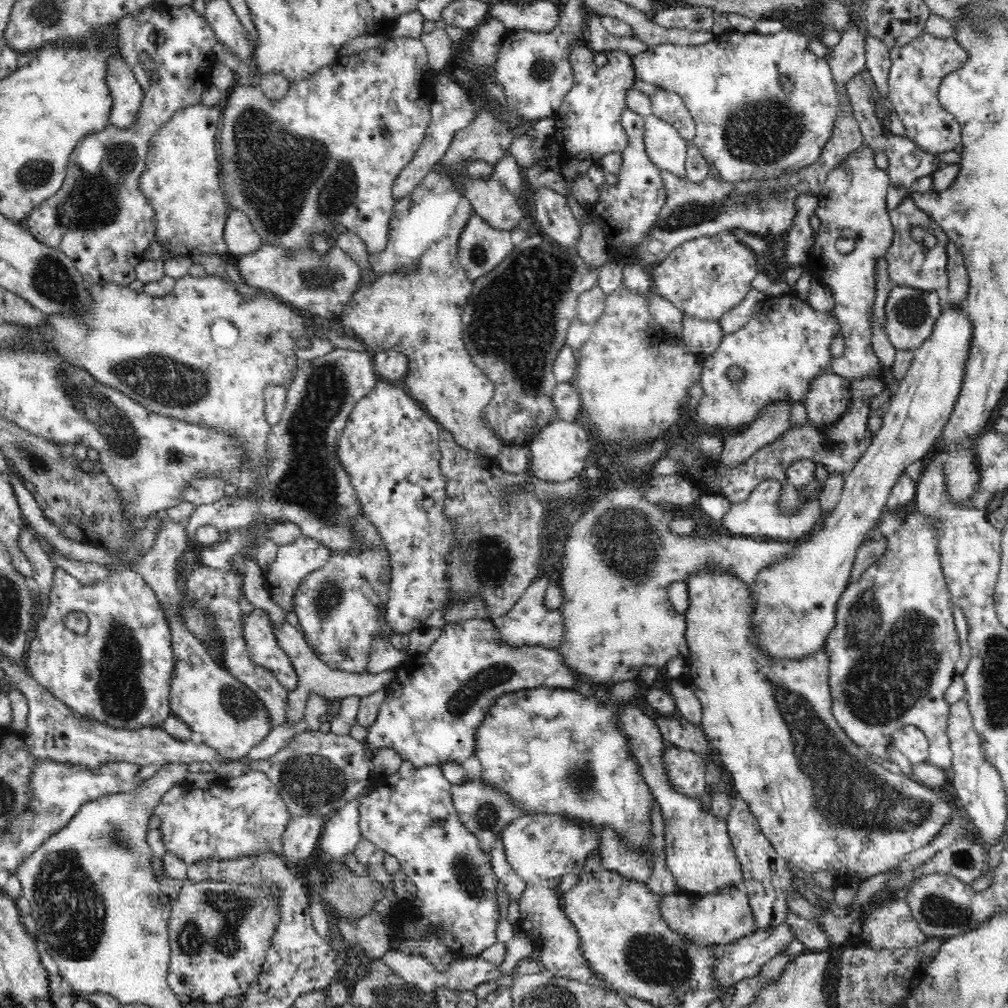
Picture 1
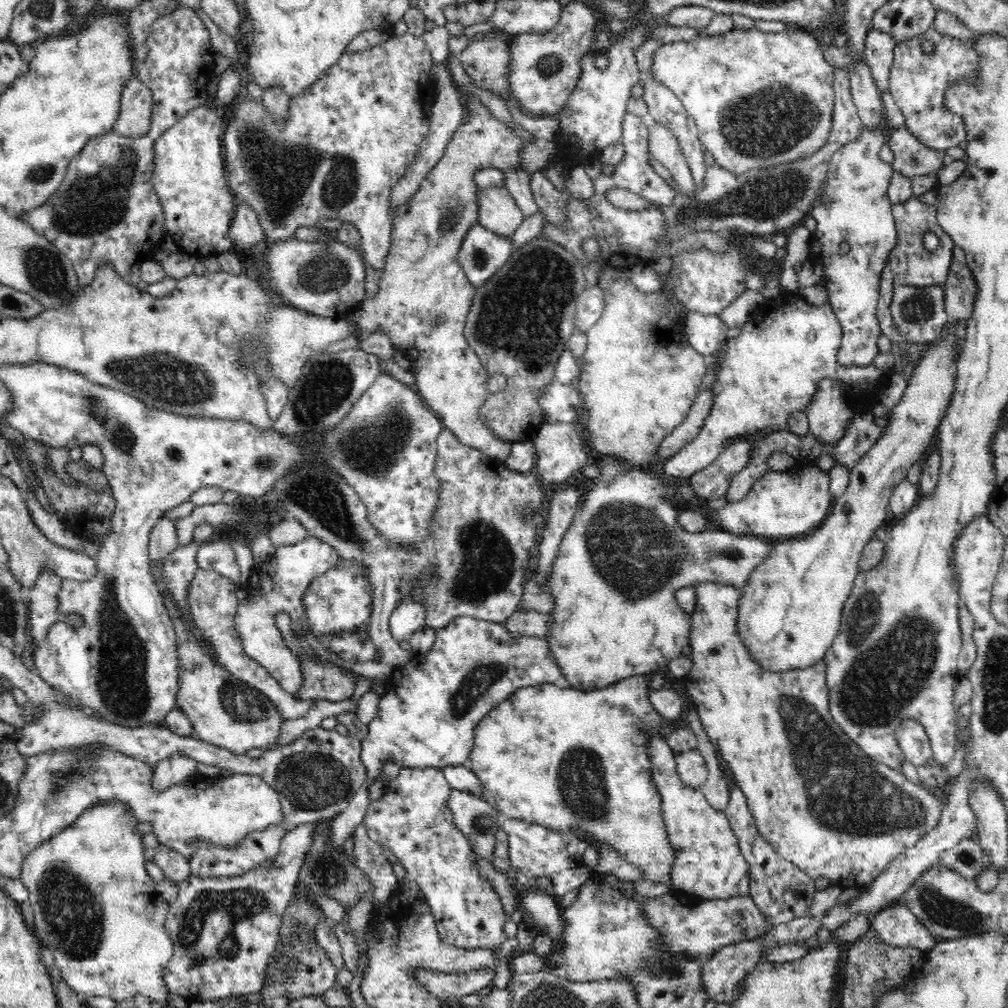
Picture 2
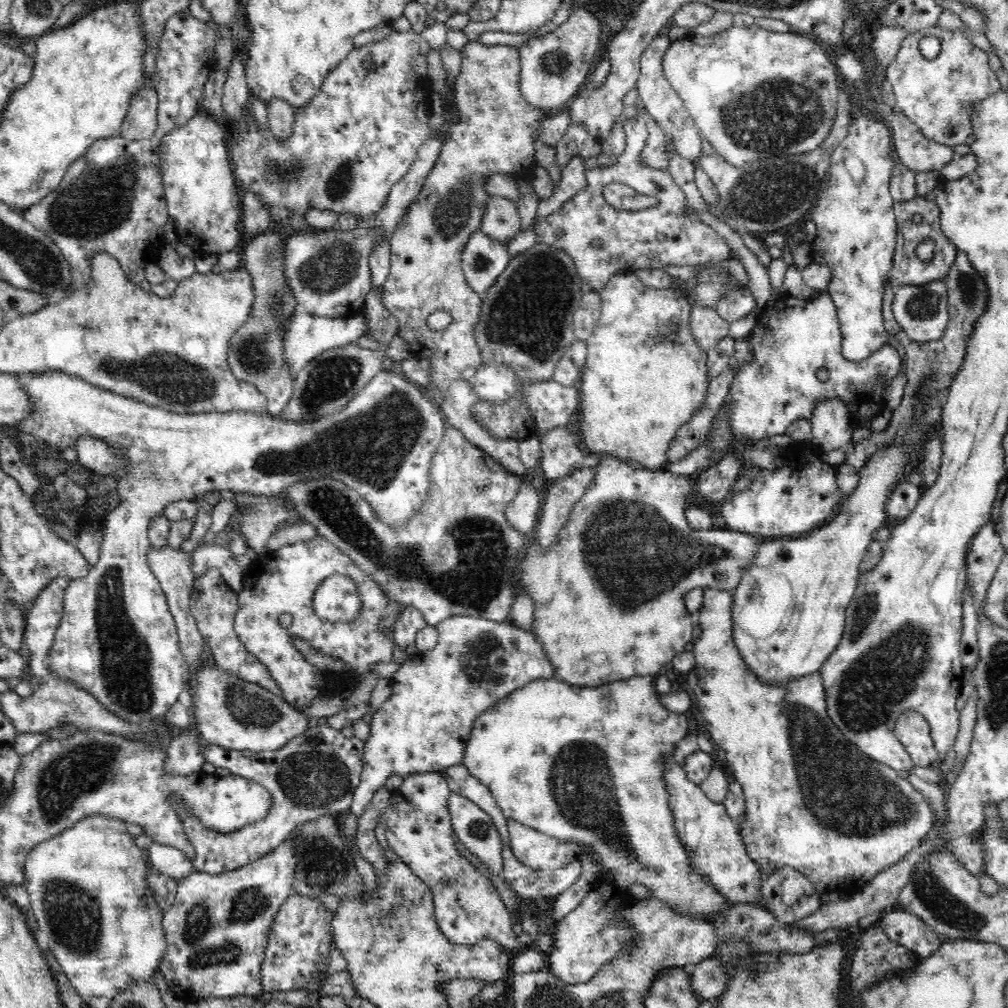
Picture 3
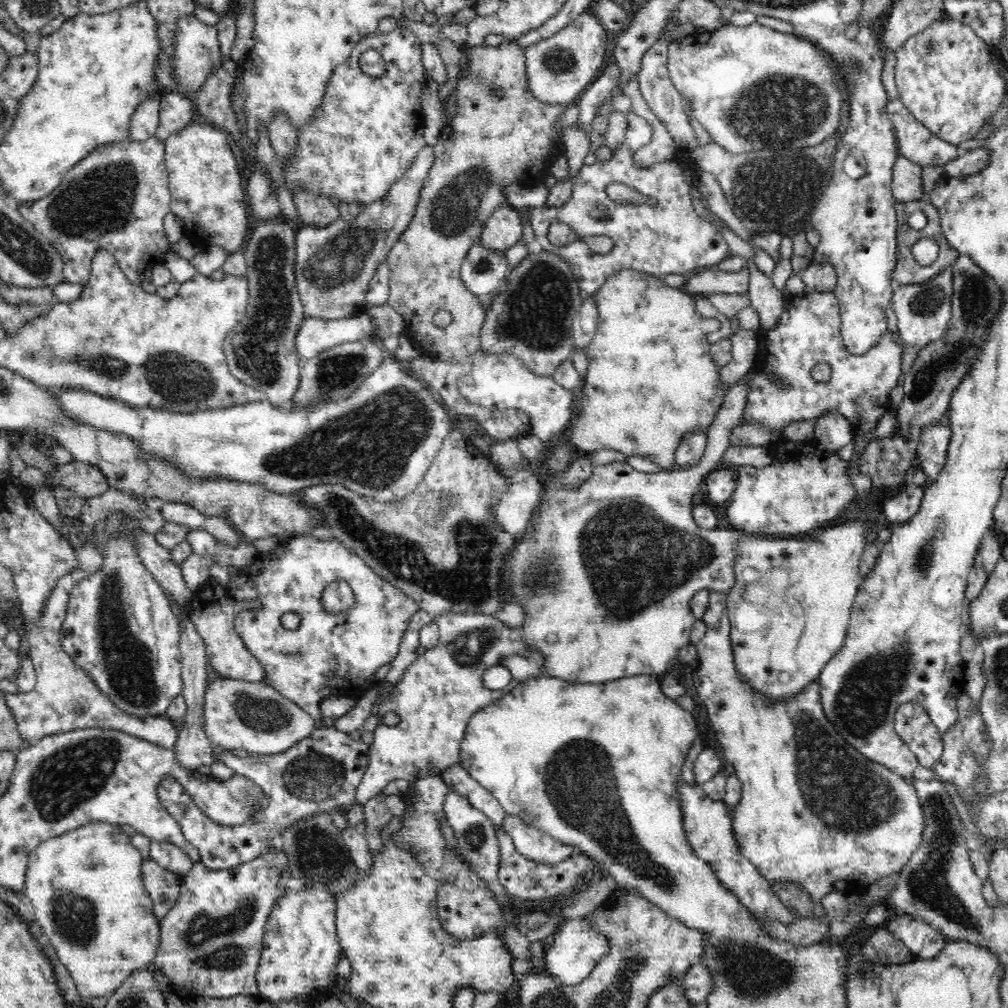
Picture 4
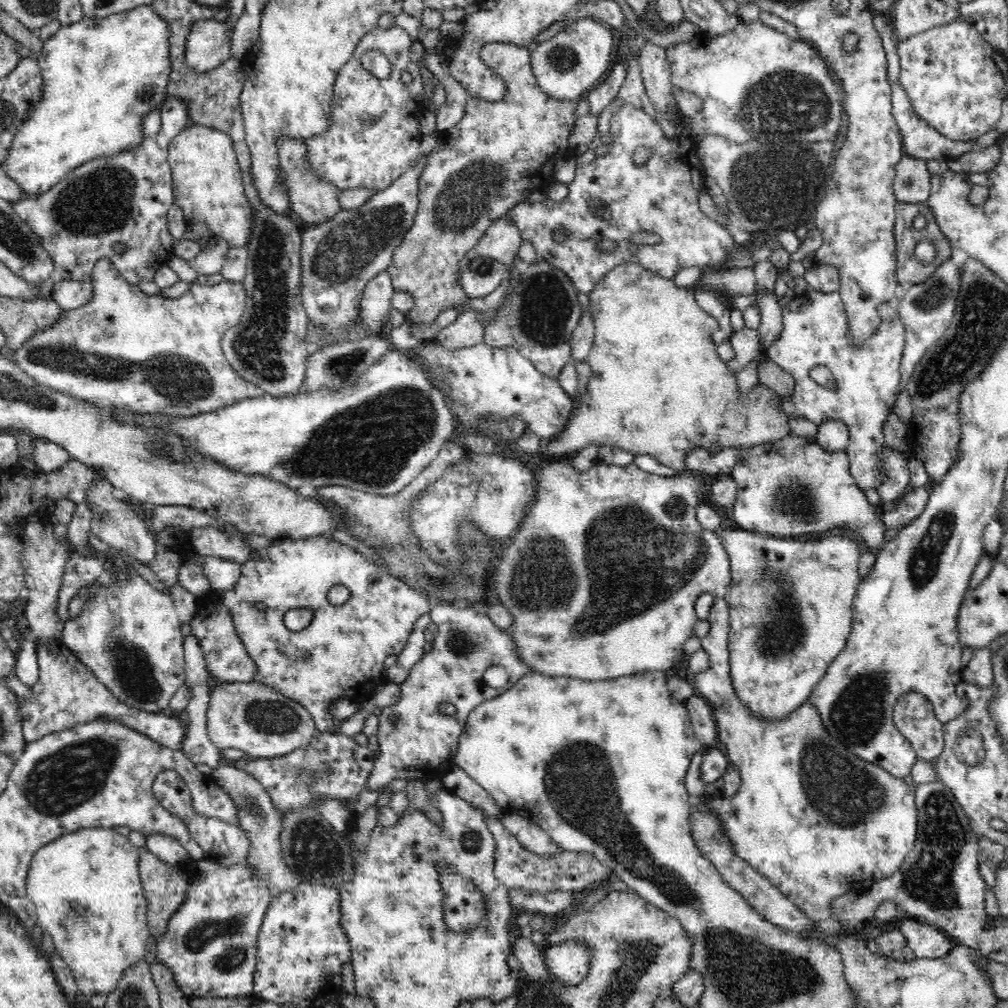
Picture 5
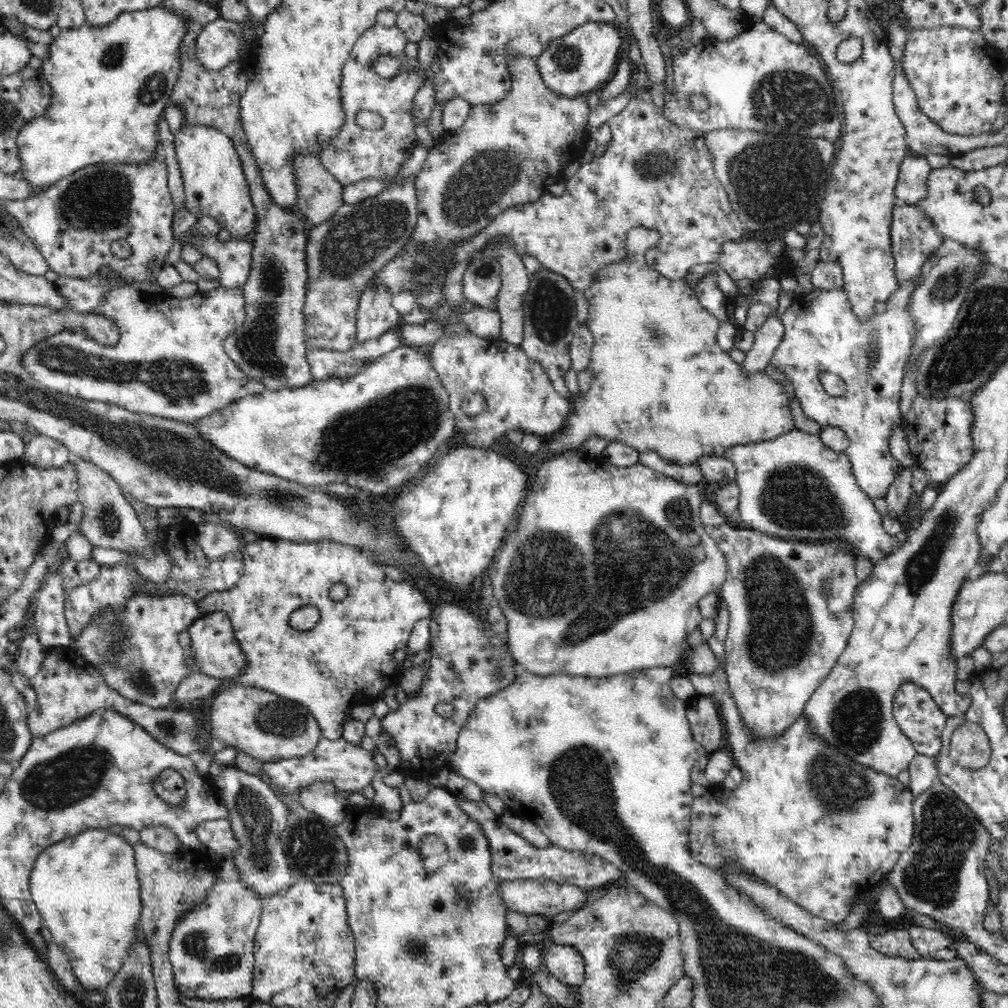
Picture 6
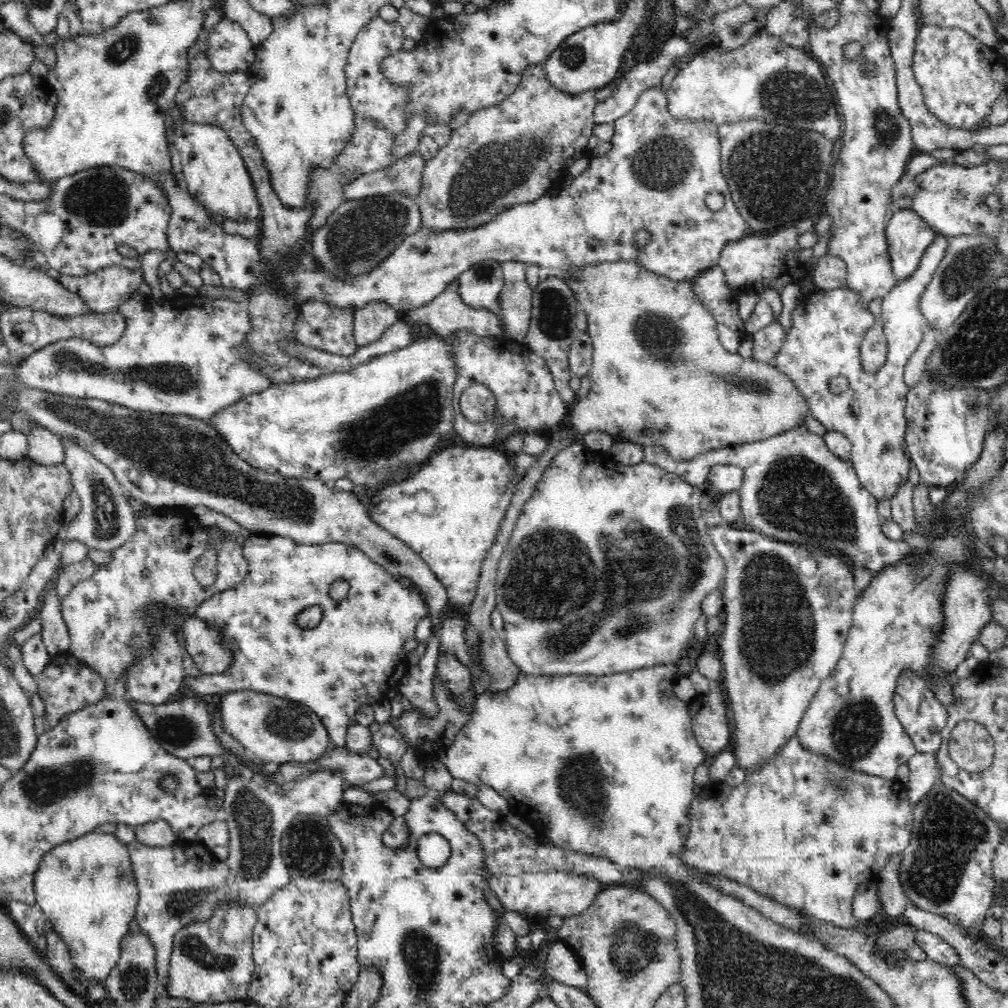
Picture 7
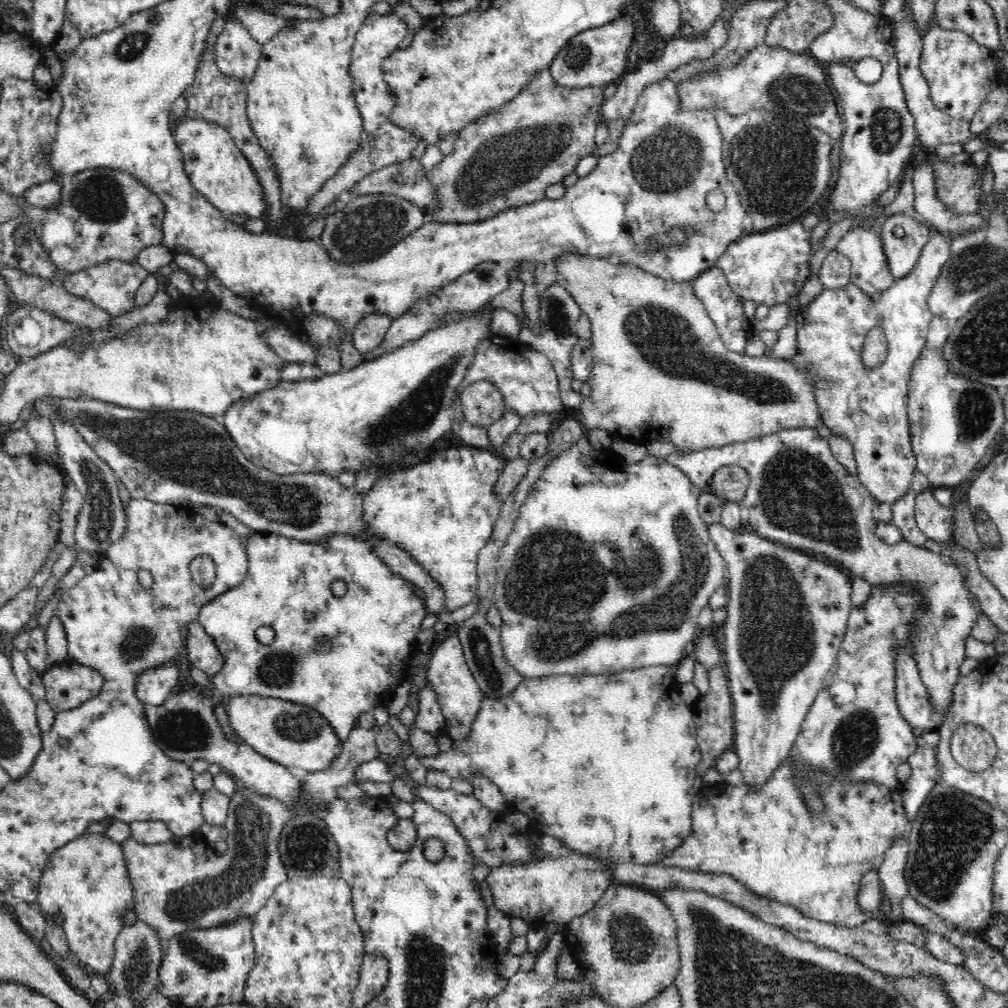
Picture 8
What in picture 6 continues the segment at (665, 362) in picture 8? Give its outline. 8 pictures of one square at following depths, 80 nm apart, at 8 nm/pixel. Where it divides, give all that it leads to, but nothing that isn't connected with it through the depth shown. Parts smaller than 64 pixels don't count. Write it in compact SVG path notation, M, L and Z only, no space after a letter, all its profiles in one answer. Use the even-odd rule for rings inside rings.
M643 227L634 228L628 232L626 240L627 256L624 261L618 263L610 263L608 266L602 266L599 270L592 285L584 291L584 296L589 302L587 325L594 335L594 345L592 348L591 360L587 369L592 373L591 385L588 392L585 392L582 397L576 398L574 409L568 415L565 426L562 428L561 435L552 438L549 442L544 442L540 450L536 454L531 454L530 462L528 462L528 471L533 476L537 474L537 470L543 460L546 460L553 455L566 452L566 450L574 450L578 446L582 446L586 439L594 438L594 436L604 437L608 442L621 442L626 446L631 446L638 452L646 452L653 450L657 452L666 462L672 462L680 466L686 466L696 462L697 458L702 455L724 455L724 452L736 445L752 444L762 442L782 436L794 429L792 412L788 403L788 396L782 387L775 383L765 375L765 371L749 374L745 372L742 363L734 362L730 354L720 349L716 340L716 333L719 329L719 322L715 316L712 316L700 304L692 285L689 285L683 280L669 280L656 273L645 263L646 252L660 241L660 233Z

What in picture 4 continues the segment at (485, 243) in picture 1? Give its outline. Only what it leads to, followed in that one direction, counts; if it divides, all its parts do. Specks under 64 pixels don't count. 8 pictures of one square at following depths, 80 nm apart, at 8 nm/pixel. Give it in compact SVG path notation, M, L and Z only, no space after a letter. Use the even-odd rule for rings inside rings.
M481 240L470 248L461 266L463 284L479 298L490 296L498 290L507 274L507 256L487 250Z

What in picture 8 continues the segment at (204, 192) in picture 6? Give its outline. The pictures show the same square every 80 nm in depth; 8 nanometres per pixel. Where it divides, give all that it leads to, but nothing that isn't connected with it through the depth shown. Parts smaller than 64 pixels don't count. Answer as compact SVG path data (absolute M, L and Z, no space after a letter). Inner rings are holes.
M184 118L176 126L173 137L183 154L184 170L192 186L220 213L248 216L249 219L264 217L266 203L258 177L244 153L235 145L232 135L223 126Z

